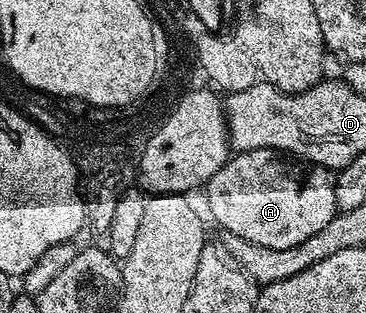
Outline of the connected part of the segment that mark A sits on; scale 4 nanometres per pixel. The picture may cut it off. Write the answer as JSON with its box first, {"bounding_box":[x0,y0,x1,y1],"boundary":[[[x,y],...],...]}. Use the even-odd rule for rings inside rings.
{"bounding_box":[205,149,337,249],"boundary":[[[253,149],[232,154],[227,163],[221,165],[217,173],[213,173],[205,185],[206,191],[207,207],[211,210],[212,217],[224,227],[222,230],[226,234],[253,241],[253,245],[265,245],[269,249],[293,249],[293,245],[309,241],[309,237],[313,237],[313,233],[318,233],[320,229],[325,229],[325,225],[329,225],[337,213],[332,172],[325,167],[292,161],[278,151]]]}

